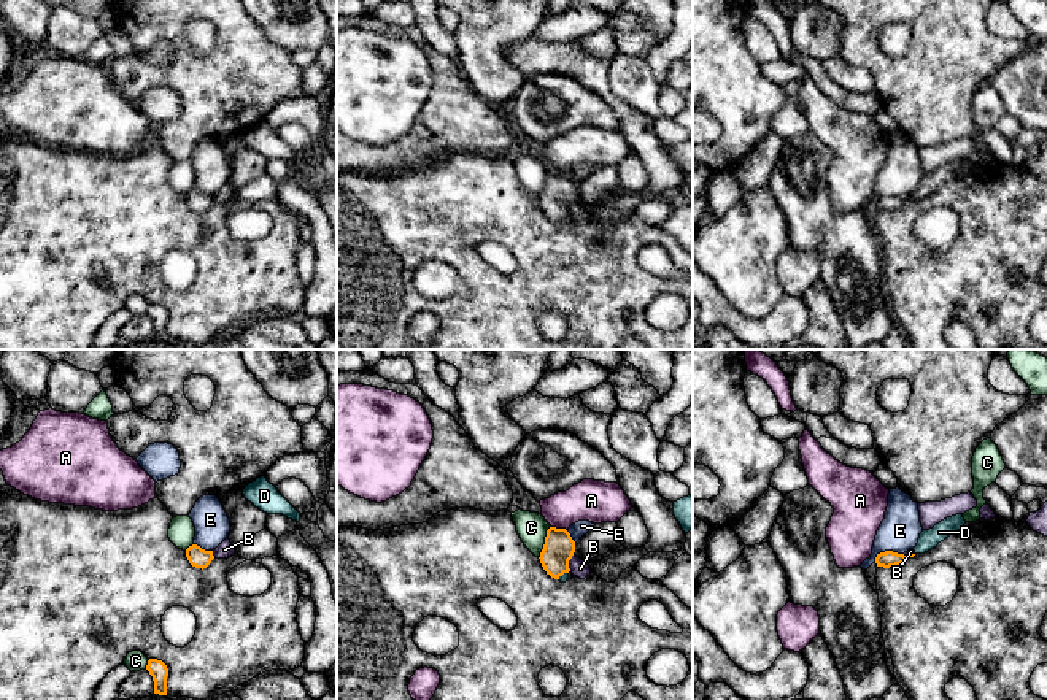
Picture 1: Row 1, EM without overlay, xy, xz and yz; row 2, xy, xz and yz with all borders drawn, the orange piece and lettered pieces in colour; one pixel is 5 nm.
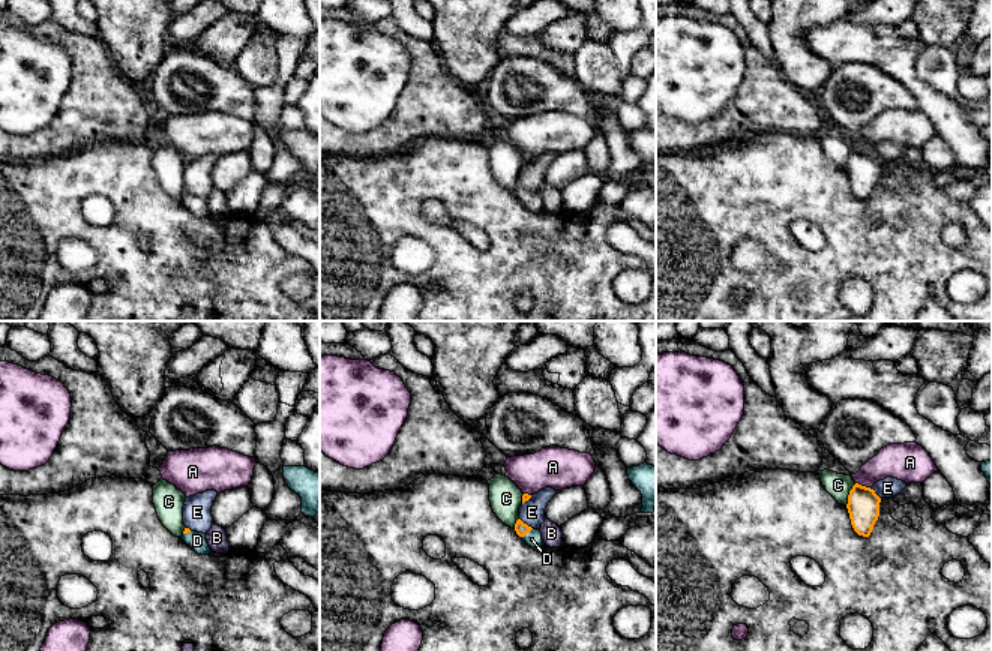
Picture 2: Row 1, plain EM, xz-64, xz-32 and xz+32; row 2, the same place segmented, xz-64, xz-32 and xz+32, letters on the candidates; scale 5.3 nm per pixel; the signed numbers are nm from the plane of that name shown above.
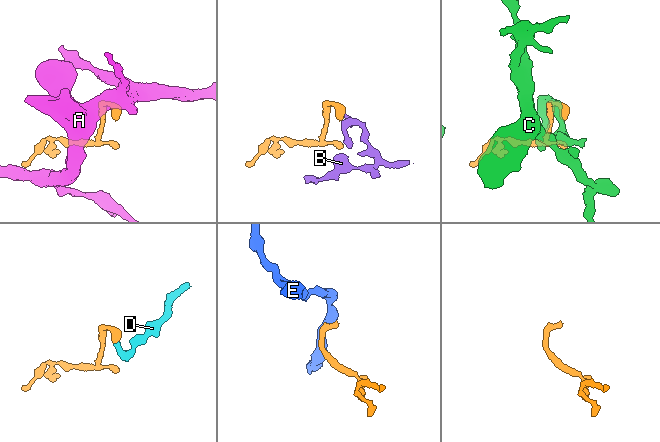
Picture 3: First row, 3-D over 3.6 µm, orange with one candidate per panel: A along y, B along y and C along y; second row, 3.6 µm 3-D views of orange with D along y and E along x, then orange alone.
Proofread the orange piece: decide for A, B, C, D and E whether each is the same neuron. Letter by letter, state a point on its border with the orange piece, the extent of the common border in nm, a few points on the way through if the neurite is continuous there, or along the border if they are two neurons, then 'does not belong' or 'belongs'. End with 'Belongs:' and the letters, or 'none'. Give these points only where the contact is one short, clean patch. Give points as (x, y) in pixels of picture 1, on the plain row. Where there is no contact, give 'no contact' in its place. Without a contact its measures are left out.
A: xz (560, 173) | 80 nm | along xz (552, 170), (566, 175) | does not belong
B: xz (567, 207) | 90 nm | along xz (574, 199), (569, 205), (569, 215) | does not belong
C: xz (545, 186) | 180 nm | does not belong
D: xz (563, 218) | 70 nm | across xz (558, 194), (563, 218), (564, 221) | belongs
E: yz (887, 196) | 160 nm | along yz (903, 199), (882, 196), (874, 205) | does not belong
Belongs: D

